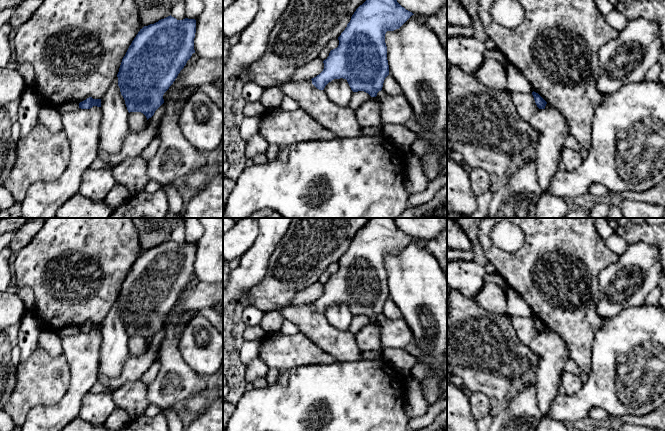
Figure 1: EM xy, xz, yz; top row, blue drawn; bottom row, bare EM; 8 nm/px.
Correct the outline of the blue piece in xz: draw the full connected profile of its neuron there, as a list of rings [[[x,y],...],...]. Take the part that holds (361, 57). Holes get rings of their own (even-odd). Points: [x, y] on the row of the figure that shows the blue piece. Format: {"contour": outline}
{"contour": [[[366,0],[352,15],[347,27],[338,37],[338,47],[330,51],[323,61],[323,71],[311,79],[312,84],[317,89],[324,90],[332,80],[343,78],[353,92],[364,91],[371,97],[376,97],[389,75],[385,34],[399,29],[412,15],[414,14],[402,7],[397,0]]]}

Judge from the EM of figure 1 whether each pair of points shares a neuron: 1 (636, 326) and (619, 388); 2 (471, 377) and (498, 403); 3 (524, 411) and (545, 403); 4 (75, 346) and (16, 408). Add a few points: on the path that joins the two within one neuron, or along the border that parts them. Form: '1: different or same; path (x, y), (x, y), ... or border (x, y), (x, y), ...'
1: same; path (636, 341), (636, 371), (634, 373)
2: same; path (479, 380), (494, 395)
3: different; border (535, 384), (536, 402), (543, 416)
4: different; border (63, 354), (69, 366), (71, 379)

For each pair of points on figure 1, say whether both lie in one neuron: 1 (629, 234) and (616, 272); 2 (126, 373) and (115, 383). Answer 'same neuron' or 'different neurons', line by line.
1: different neurons
2: same neuron

